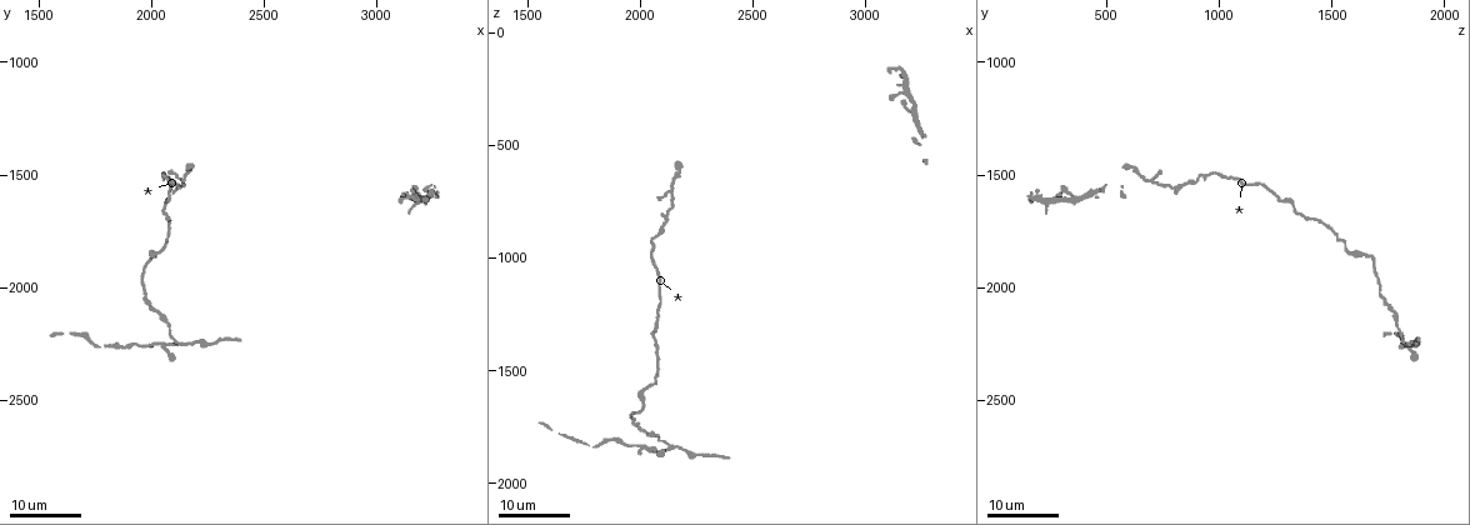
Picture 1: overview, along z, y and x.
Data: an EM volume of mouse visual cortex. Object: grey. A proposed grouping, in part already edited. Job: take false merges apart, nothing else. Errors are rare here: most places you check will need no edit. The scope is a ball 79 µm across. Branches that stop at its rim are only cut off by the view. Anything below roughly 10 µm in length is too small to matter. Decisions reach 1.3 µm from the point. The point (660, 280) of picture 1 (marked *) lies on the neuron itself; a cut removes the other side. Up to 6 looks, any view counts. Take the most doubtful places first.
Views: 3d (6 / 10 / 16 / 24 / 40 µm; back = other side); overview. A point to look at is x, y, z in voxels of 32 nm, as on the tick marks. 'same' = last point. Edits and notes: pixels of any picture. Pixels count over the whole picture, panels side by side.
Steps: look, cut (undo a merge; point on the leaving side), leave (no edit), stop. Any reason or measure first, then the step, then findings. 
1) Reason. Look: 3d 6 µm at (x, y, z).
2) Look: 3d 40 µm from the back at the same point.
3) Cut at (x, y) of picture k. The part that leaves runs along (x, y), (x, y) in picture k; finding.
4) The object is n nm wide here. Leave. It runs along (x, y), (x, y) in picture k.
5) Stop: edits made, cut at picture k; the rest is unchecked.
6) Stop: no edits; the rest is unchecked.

Two arms in line, one across. Look: 3d 16 µm at (2110, 1540, 840).

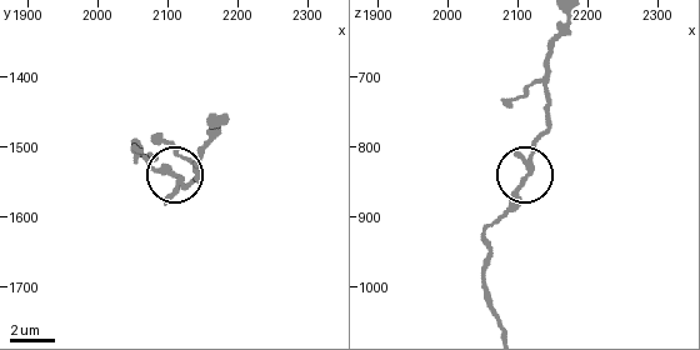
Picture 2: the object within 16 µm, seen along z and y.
Zoom in. Look: 3d 10 µm at (2115, 1545, 835).

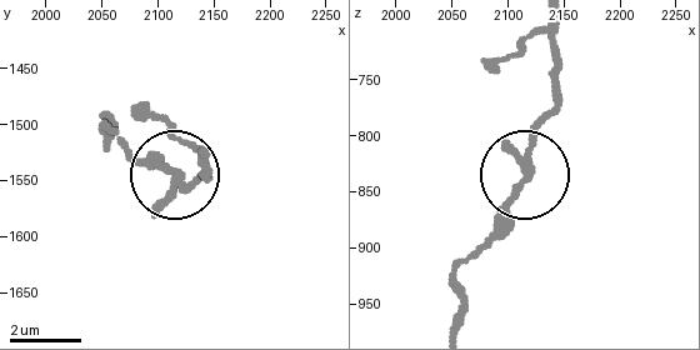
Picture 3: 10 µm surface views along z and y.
Leave. It runs along (101, 113), (135, 155), (183, 185), (200, 175) in picture 3; all the same neuron.

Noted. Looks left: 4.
Calibre changes. Look: 3d 16 µm at (2150, 1500, 630).

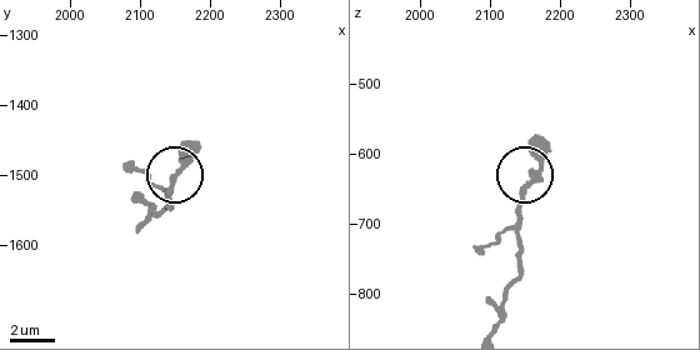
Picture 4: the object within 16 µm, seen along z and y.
Closer look. Look: 3d 10 µm at (2160, 1485, 635).

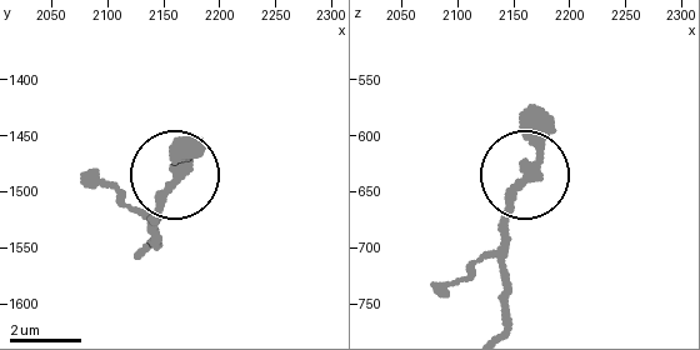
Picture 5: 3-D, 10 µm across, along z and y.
Leave. It runs along (500, 321), (500, 231), (524, 181) in picture 5; one neuron here.

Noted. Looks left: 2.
Calibre changes. Look: 3d 16 µm at (2040, 1830, 1570).

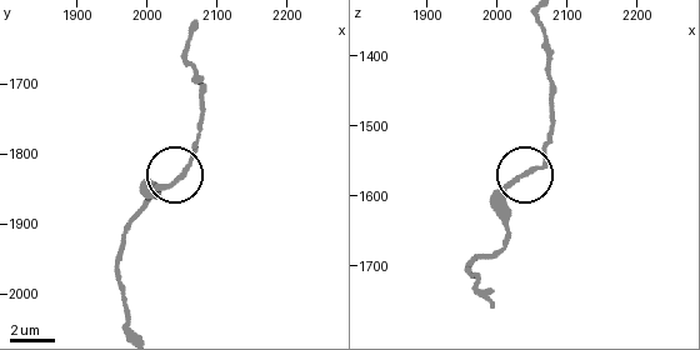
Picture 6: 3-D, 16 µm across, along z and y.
Closer look. Look: 3d 10 µm at (2035, 1845, 1570).

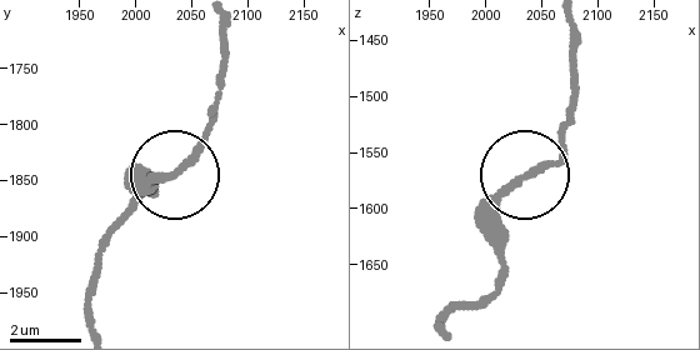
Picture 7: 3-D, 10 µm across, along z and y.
Leave. It runs along (568, 26), (559, 158), (520, 179), (490, 239) in picture 7; one neuron here.

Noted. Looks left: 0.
Stop: no edits; the rest is unchecked.

